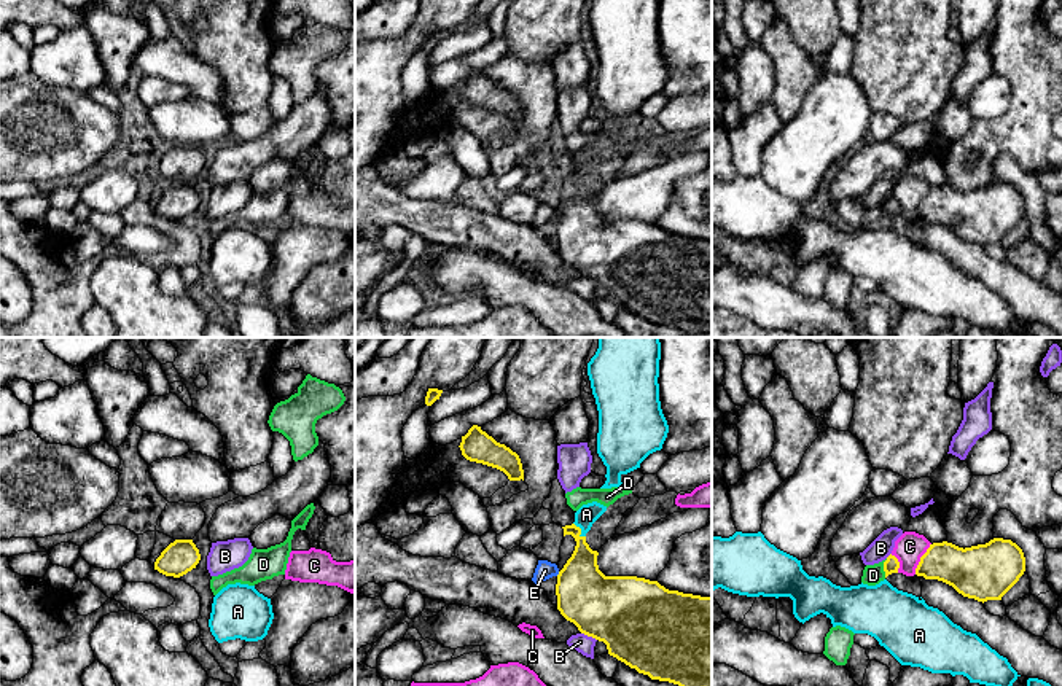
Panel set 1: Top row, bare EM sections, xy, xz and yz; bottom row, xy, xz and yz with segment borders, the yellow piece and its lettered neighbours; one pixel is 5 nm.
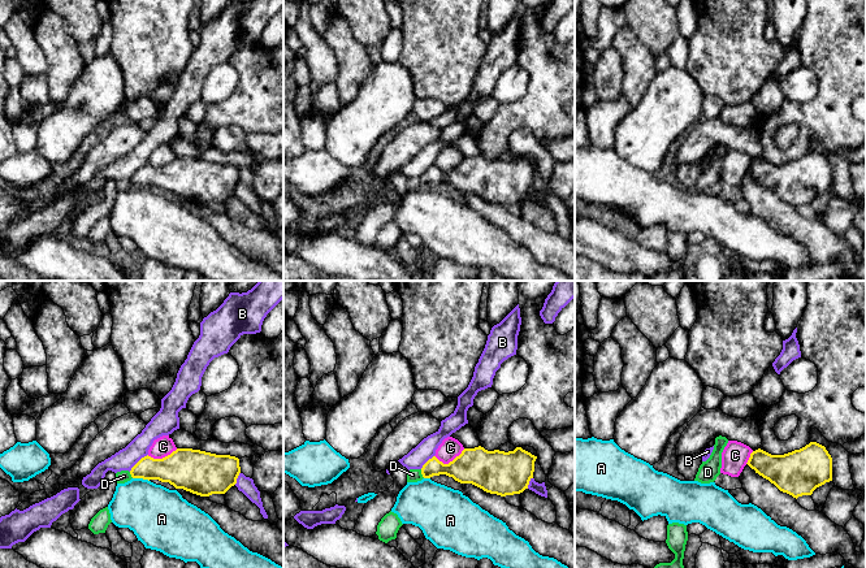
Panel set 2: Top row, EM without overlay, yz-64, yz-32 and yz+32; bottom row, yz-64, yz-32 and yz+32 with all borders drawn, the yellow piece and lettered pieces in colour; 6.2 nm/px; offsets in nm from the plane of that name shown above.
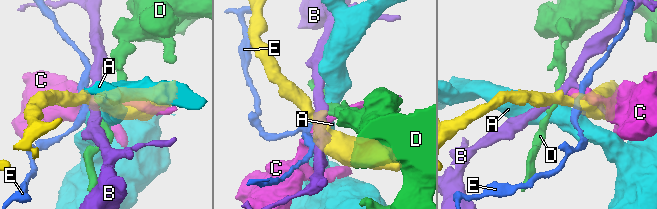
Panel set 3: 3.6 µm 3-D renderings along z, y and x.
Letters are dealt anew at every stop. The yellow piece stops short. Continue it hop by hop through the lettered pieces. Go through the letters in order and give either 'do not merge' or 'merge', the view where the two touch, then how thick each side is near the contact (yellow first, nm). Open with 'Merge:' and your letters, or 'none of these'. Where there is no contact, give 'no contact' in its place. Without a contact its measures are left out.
Merge: none of these
A: do not merge; contact in xz; calibres 220 and 100 nm
B: do not merge; contact in xz; calibres 400 and 90 nm
C: do not merge; contact in yz; calibres 220 and 150 nm
D: do not merge; contact in yz; calibres 80 and 100 nm
E: do not merge; contact in xz; calibres 300 and 90 nm

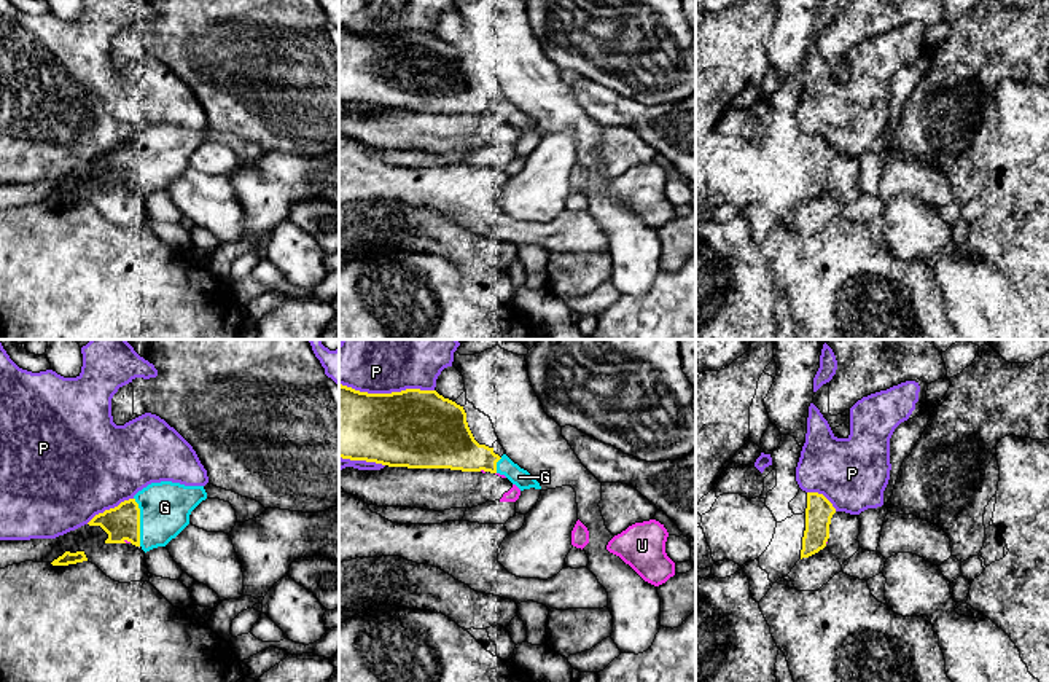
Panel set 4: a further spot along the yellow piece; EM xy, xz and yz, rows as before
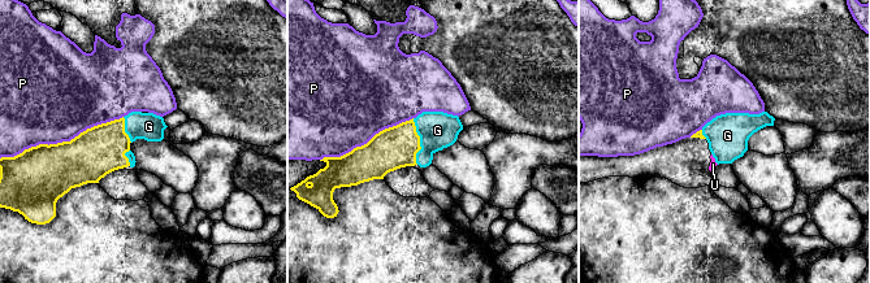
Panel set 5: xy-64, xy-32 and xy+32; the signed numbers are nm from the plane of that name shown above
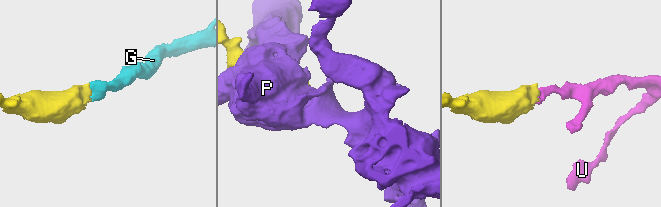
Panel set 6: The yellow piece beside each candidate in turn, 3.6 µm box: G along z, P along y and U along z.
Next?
Merge: G
G: merge; contact in xy; calibres 180 and 260 nm
P: do not merge; contact in xz; calibres 400 and 480 nm
U: do not merge; contact in xy; calibres 180 and 20 nm

